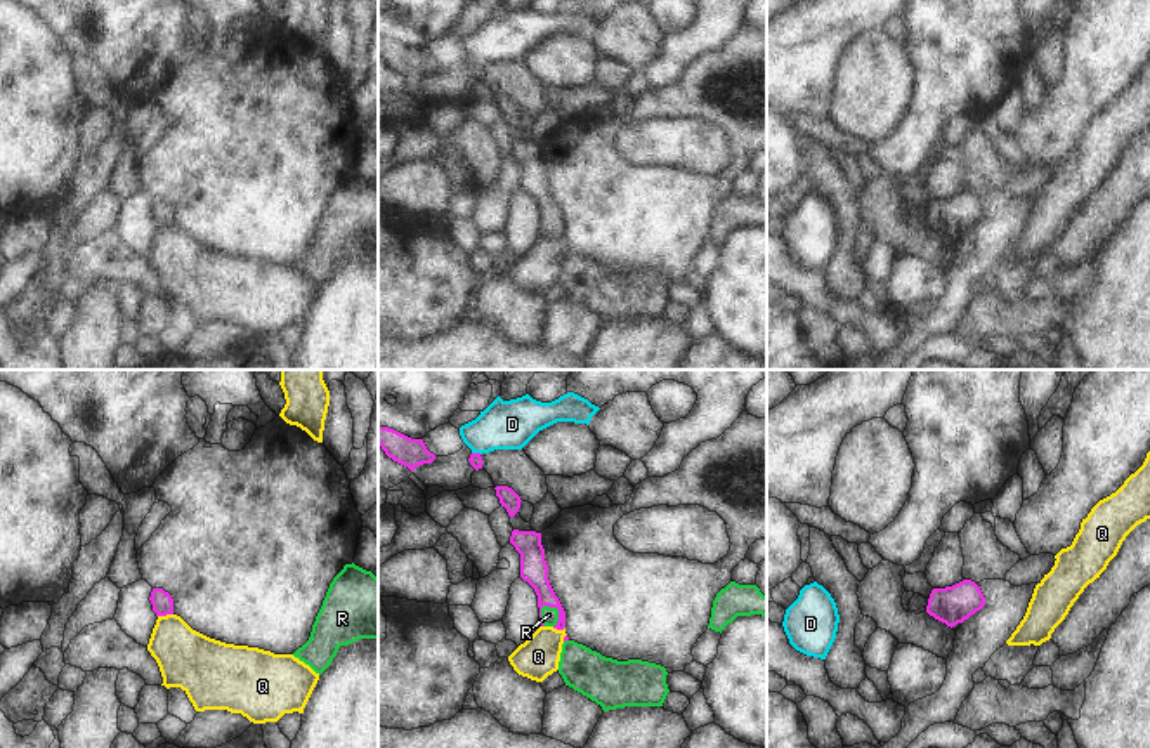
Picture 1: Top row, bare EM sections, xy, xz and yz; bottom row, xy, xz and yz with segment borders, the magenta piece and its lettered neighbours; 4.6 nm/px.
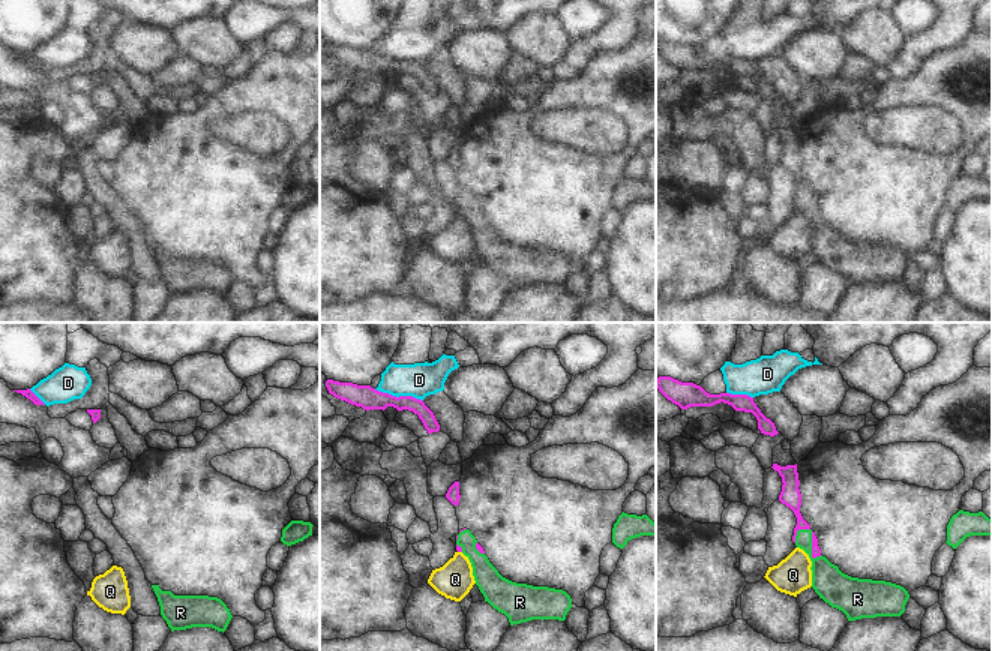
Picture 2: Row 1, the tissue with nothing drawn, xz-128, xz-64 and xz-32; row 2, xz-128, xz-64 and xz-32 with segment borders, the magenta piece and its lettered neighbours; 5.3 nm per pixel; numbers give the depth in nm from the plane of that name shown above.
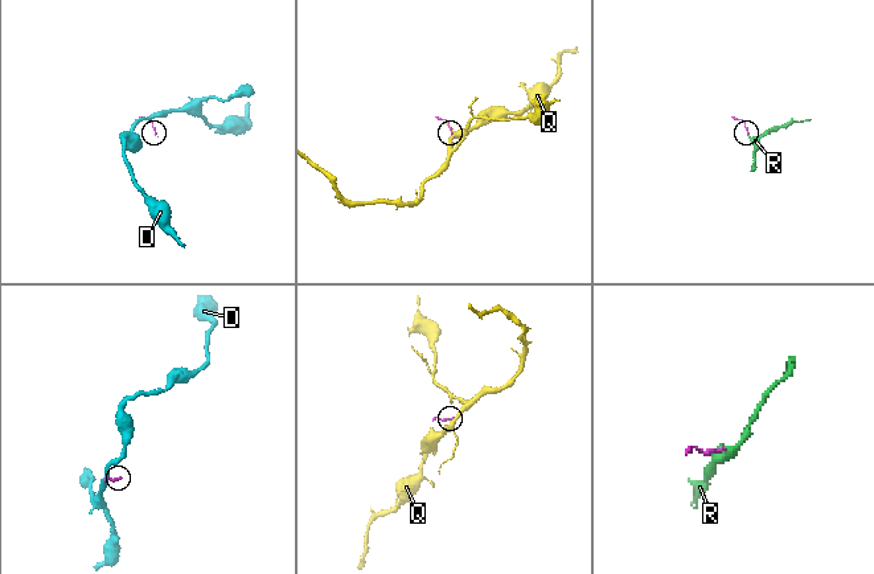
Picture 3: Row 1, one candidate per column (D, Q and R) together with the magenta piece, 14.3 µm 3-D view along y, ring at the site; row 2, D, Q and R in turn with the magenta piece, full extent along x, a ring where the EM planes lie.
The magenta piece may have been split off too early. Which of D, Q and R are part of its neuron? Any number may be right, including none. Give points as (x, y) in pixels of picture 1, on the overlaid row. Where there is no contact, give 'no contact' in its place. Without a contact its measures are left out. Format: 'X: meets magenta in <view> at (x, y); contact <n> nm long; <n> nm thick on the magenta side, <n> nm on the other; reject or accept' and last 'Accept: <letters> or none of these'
D: meets magenta in xz at (477, 453); contact 50 nm long; 60 nm thick on the magenta side, 220 nm on the other; reject
Q: meets magenta in xy at (165, 615); contact 70 nm long; 100 nm thick on the magenta side, 280 nm on the other; reject
R: meets magenta in xz at (559, 611); contact 120 nm long; 130 nm thick on the magenta side, 80 nm on the other; accept
Accept: R

